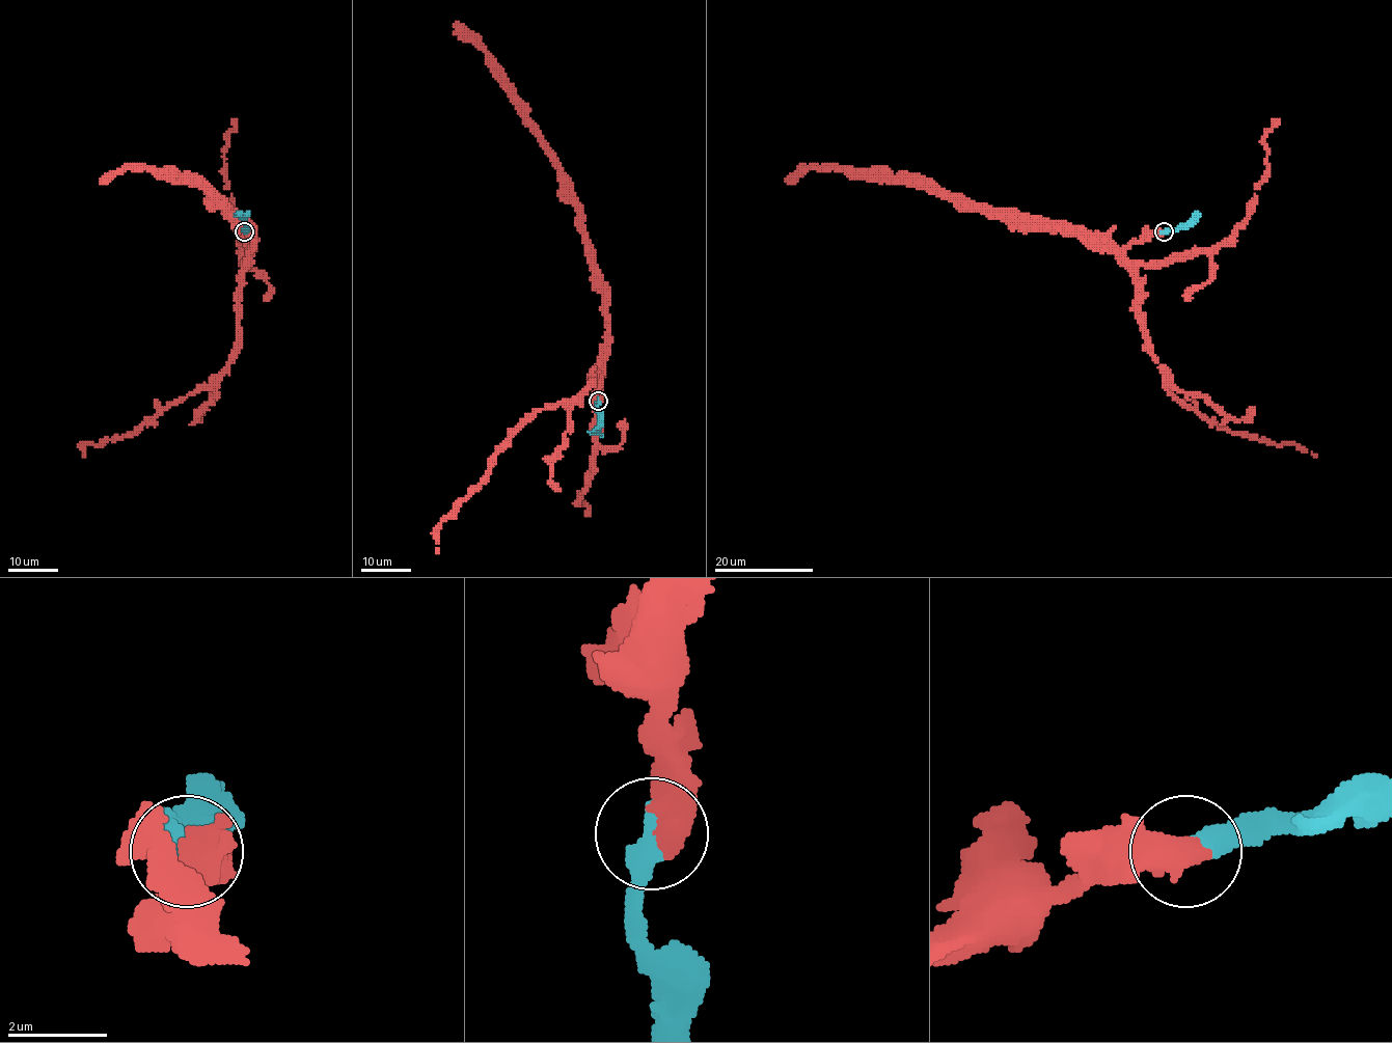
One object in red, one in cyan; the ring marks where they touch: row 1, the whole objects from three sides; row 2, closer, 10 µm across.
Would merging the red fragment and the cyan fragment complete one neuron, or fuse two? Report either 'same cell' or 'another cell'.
same cell

